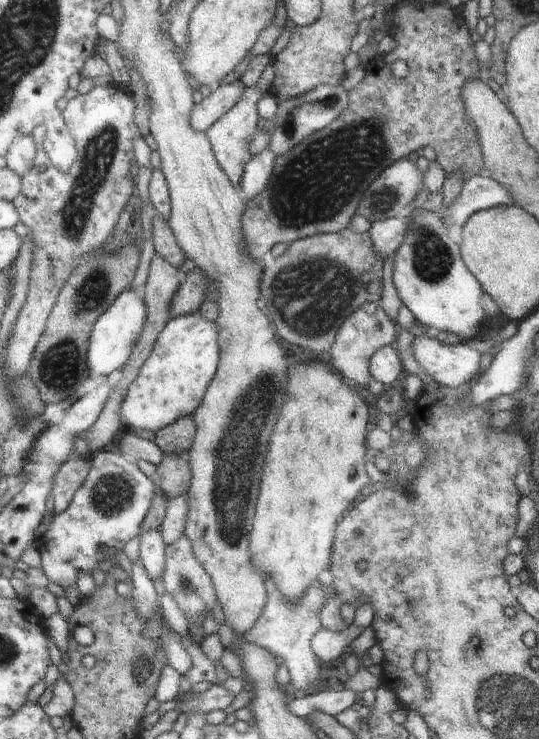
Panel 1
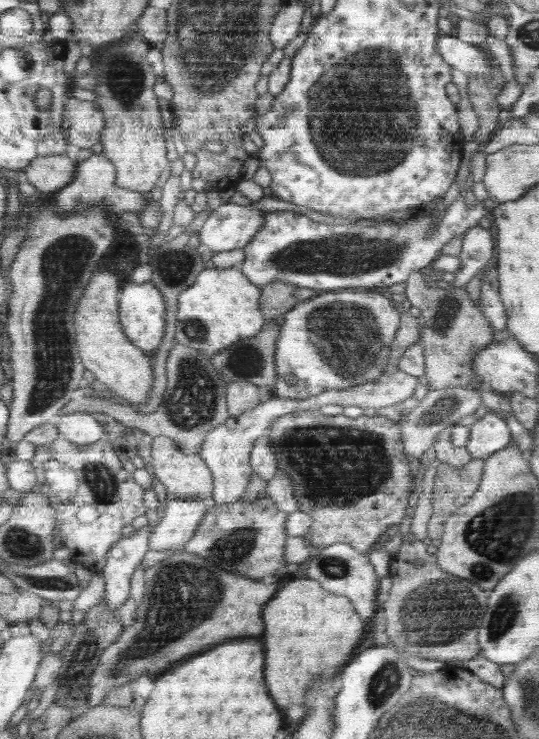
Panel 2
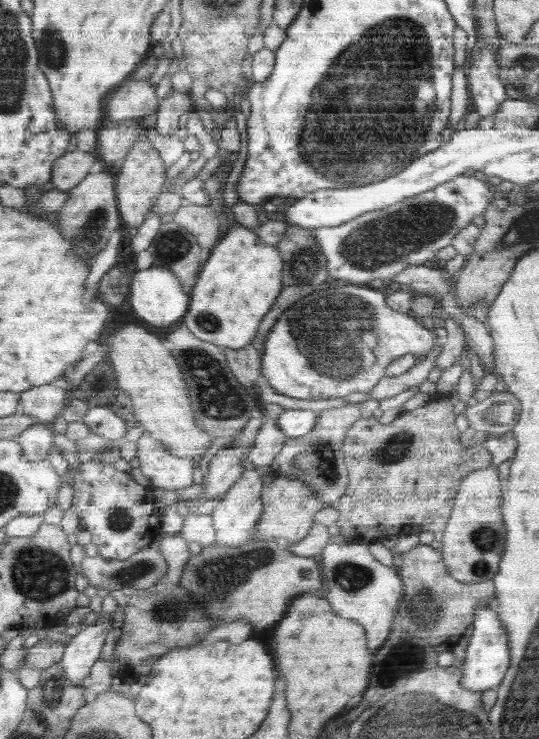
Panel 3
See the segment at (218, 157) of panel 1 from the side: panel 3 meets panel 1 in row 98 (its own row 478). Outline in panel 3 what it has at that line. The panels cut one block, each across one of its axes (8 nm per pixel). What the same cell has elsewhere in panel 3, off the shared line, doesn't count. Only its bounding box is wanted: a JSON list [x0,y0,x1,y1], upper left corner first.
[211,472,264,548]

